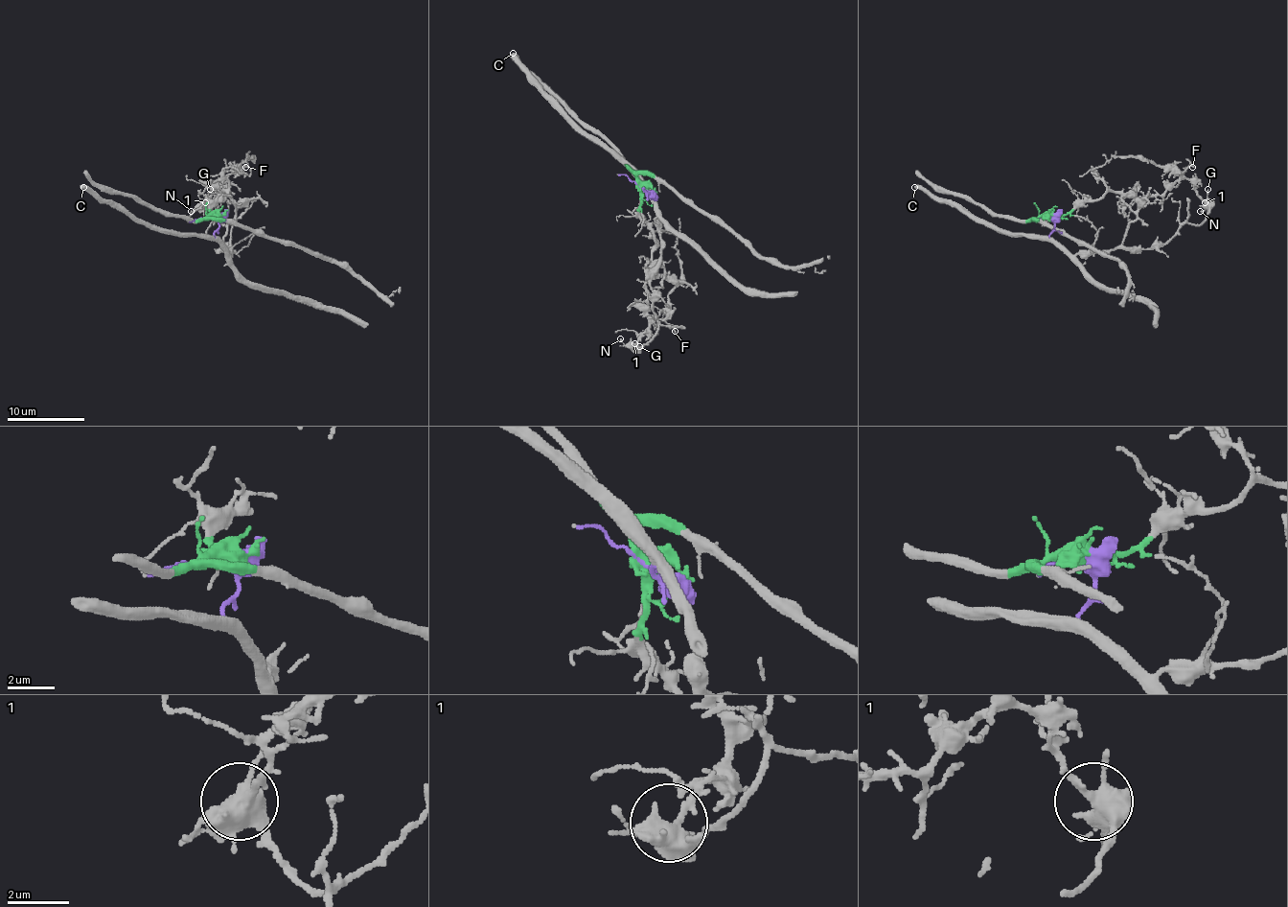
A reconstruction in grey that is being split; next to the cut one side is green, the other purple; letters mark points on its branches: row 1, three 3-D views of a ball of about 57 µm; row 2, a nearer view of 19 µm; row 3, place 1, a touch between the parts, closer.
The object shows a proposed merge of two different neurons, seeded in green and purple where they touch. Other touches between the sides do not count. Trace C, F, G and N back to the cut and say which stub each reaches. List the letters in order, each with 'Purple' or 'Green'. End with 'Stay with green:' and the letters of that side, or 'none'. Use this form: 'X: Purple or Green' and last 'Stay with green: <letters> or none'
C: Purple
F: Green
G: Purple
N: Green
Stay with green: F, N

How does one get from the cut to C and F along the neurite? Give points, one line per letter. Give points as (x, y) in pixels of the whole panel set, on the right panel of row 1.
C: (1047, 218), (1053, 223), (1053, 229), (1047, 235), (1000, 233), (974, 221), (949, 202), (937, 202), (914, 187)
F: (1047, 218), (1071, 214), (1106, 193), (1135, 193), (1138, 197), (1161, 195), (1185, 169), (1193, 167)

